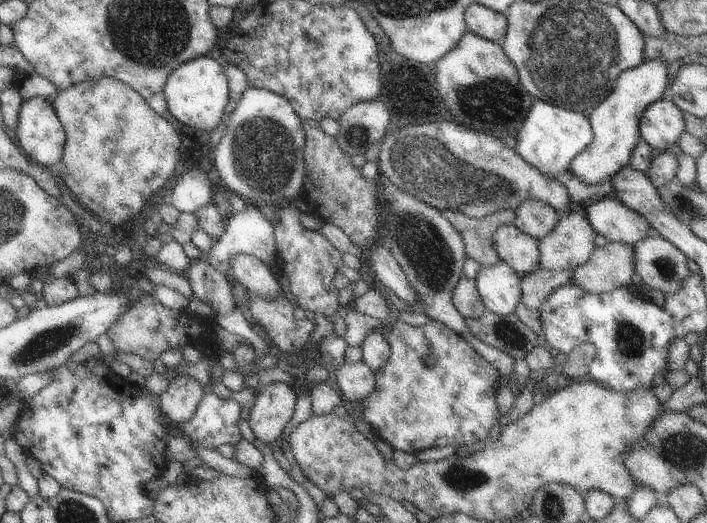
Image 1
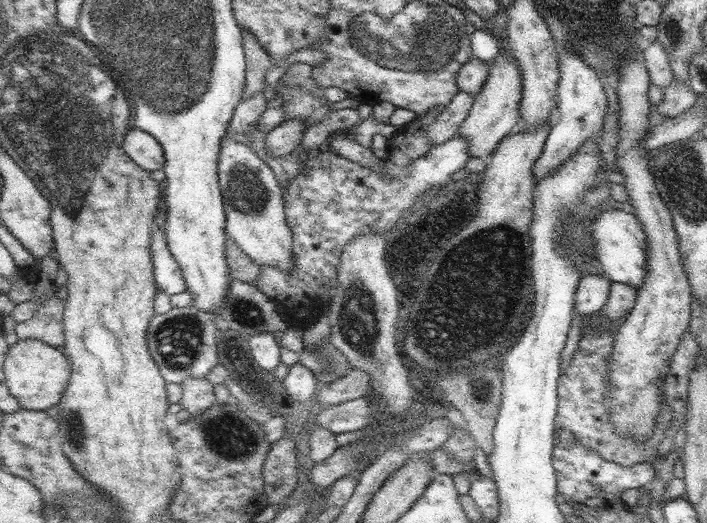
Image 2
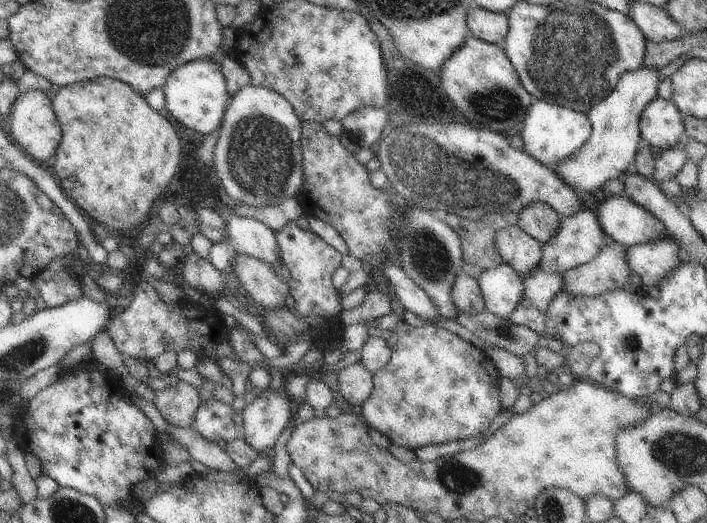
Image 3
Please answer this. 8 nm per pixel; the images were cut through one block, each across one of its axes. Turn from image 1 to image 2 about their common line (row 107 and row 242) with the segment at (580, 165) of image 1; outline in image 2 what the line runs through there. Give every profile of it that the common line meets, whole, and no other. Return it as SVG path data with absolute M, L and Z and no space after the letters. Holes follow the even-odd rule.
M612 208L598 216L592 226L592 235L596 239L596 256L605 274L614 283L624 283L640 290L646 270L648 270L648 243L644 227L635 214Z

